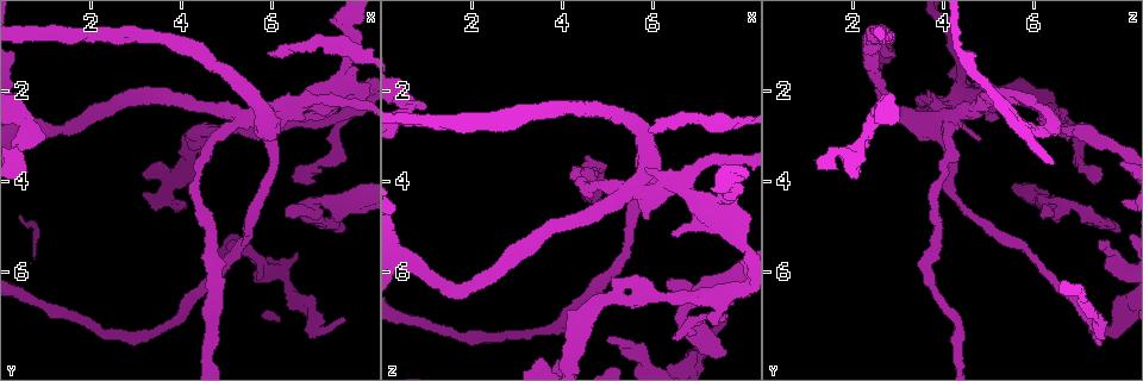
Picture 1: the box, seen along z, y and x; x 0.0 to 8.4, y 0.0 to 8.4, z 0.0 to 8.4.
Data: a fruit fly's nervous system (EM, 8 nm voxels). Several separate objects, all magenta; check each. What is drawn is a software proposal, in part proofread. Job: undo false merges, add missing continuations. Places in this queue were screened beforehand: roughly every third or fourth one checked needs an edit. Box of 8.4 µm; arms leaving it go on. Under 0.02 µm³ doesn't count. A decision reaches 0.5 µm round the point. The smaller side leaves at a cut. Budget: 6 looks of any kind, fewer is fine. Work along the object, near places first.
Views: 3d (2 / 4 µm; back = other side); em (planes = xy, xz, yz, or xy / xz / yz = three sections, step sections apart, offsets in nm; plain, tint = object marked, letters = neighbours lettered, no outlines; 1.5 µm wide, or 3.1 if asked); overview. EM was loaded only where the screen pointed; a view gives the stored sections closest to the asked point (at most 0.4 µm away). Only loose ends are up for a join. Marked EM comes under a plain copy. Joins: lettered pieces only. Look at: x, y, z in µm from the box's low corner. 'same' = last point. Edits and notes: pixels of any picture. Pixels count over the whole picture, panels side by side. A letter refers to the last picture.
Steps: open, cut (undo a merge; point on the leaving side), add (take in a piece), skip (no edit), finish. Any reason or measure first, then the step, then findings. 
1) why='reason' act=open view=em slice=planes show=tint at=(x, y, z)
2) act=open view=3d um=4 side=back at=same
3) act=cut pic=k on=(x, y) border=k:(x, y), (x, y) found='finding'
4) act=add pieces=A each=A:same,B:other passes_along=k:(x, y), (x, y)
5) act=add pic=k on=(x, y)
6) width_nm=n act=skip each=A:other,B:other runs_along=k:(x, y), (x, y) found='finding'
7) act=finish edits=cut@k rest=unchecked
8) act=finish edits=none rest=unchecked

why='branch stops here' act=open view=3d um=2 at=(6.25, 2.75, 4.45)

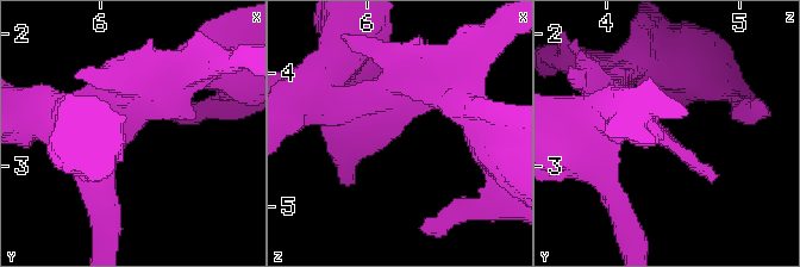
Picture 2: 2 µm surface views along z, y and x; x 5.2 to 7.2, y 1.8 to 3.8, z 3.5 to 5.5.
why='now the EM' act=open view=em slice=yz step=8 show=letters at=(6.26, 2.76, 4.46)

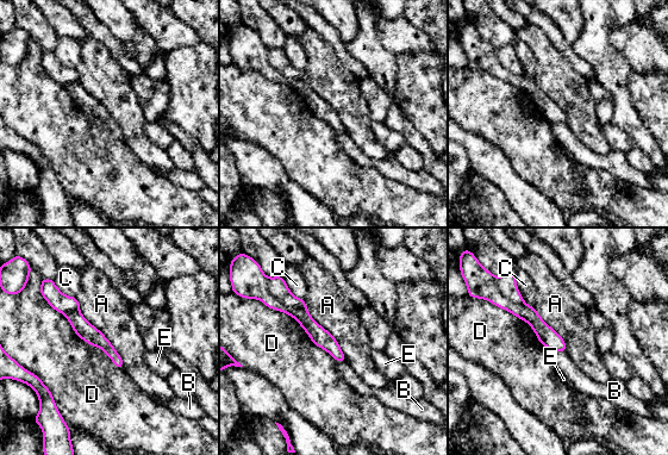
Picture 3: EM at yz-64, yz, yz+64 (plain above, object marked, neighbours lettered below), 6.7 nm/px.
act=skip each=A:other,B:other,C:other,D:other,E:other border=3:(75, 297), (123, 368) found='none of them fits'

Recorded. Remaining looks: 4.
why='an open end' act=open view=3d um=2 at=(6.50, 3.90, 7.45)

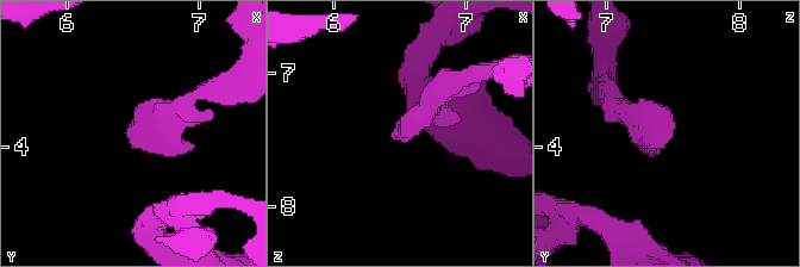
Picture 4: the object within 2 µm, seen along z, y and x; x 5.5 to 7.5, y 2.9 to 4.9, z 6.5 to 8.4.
why='need the tissue' act=open view=em slice=xz step=4 show=letters at=(6.50, 3.96, 7.48)

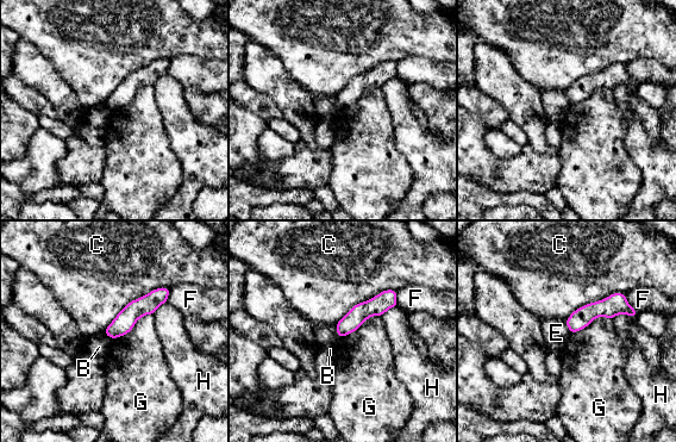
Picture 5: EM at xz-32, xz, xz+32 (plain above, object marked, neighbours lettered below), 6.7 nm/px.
act=open view=em slice=yz step=8 show=letters at=same

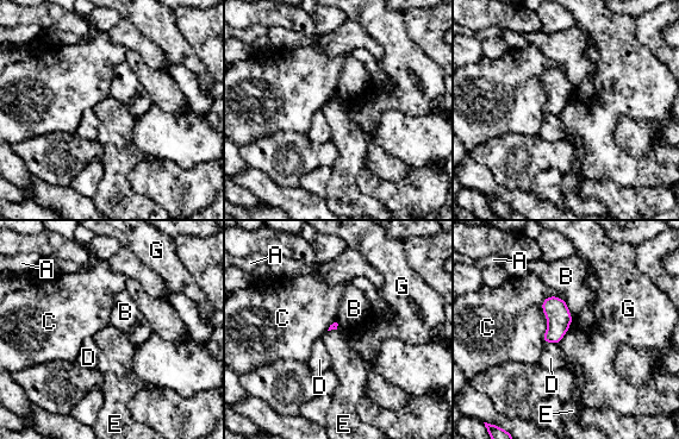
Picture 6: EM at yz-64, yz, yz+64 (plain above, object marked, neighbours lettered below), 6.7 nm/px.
act=skip each=A:other,B:other,C:other,D:other,E:other,G:other border=6:(573, 319), (567, 332), (558, 343) found='no lettered piece goes on from it'

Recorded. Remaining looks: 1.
act=finish edits=none rest=unchecked

